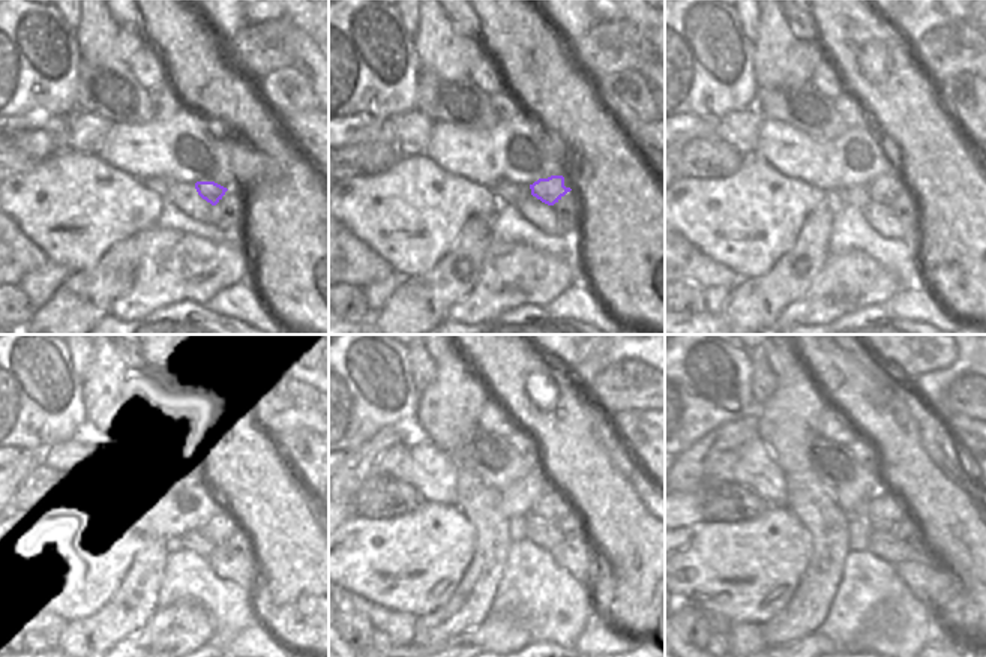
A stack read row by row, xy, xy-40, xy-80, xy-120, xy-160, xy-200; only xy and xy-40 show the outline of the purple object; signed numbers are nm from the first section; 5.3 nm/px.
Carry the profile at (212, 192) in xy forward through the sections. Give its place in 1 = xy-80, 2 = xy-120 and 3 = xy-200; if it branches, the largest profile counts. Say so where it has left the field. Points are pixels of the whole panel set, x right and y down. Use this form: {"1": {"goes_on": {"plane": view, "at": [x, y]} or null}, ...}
{"1": {"goes_on": {"plane": "xy-80", "at": [884, 189]}}, "2": {"goes_on": {"plane": "xy-120", "at": [216, 524]}}, "3": {"goes_on": {"plane": "xy-200", "at": [883, 509]}}}

